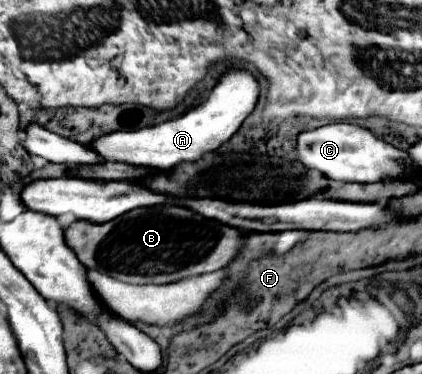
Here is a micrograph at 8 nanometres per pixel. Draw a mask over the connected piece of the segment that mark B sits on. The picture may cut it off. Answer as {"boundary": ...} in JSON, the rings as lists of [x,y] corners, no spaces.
{"boundary":[[[177,205],[133,209],[103,225],[77,221],[65,231],[65,241],[87,269],[131,285],[167,285],[223,269],[241,247],[237,229]]]}

